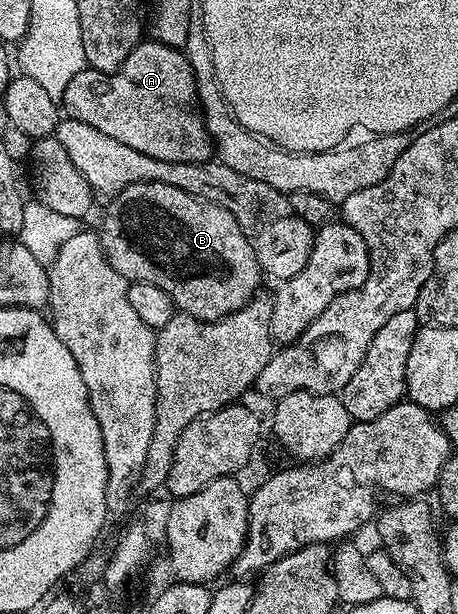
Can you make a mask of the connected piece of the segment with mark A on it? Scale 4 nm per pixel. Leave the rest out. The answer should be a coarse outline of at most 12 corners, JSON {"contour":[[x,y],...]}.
{"contour":[[185,50],[68,81],[69,118],[160,161],[216,151]]}

